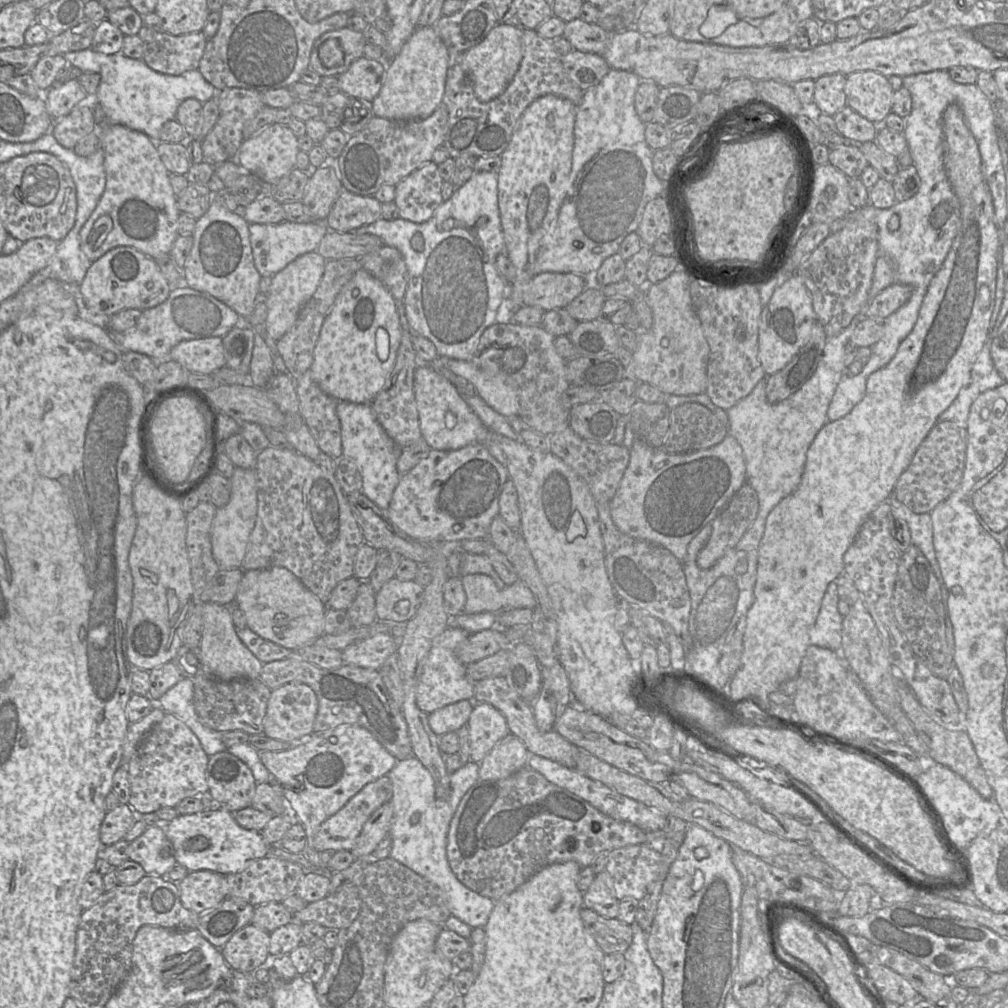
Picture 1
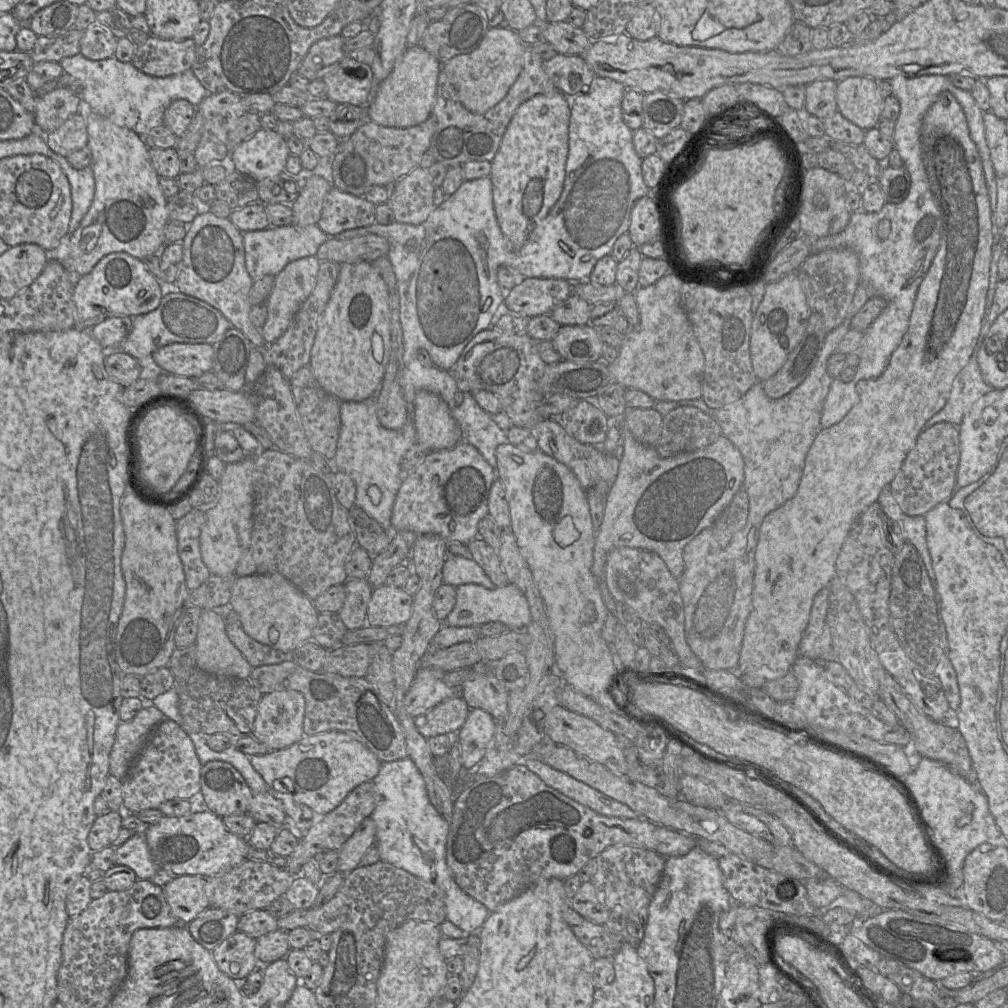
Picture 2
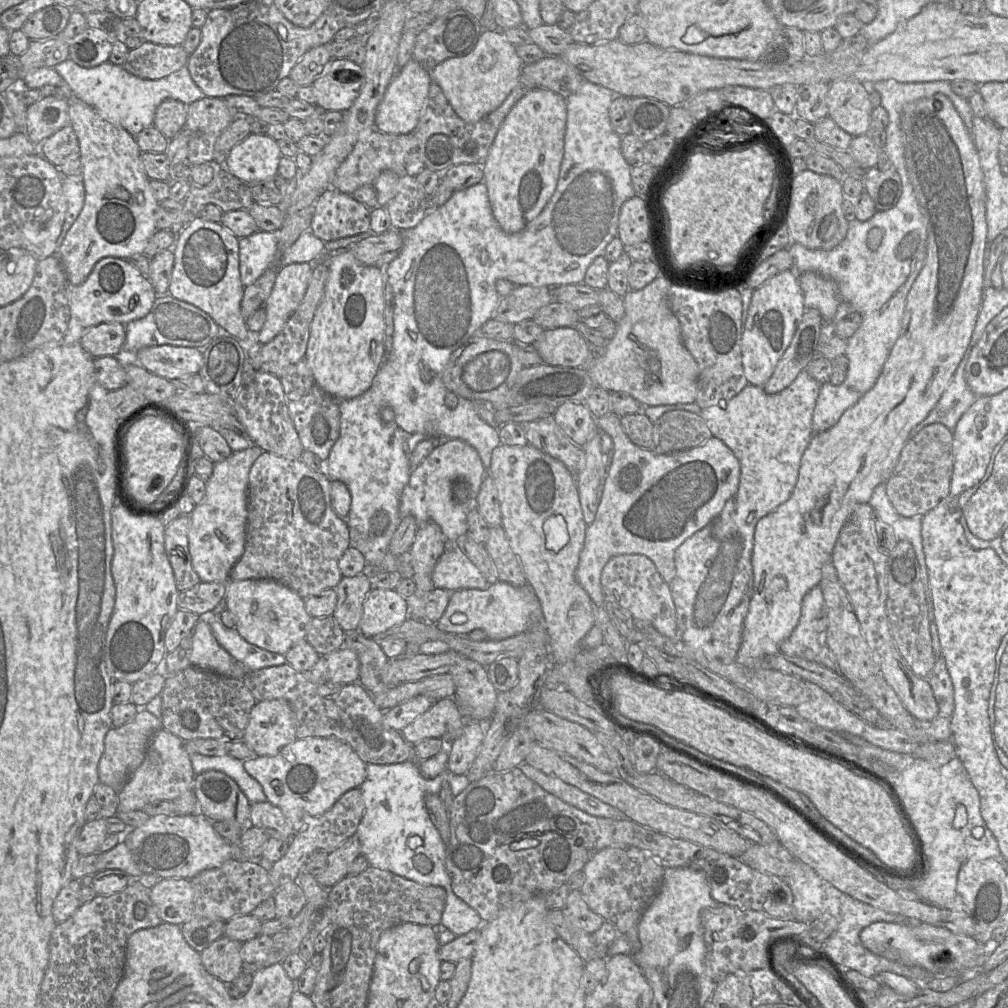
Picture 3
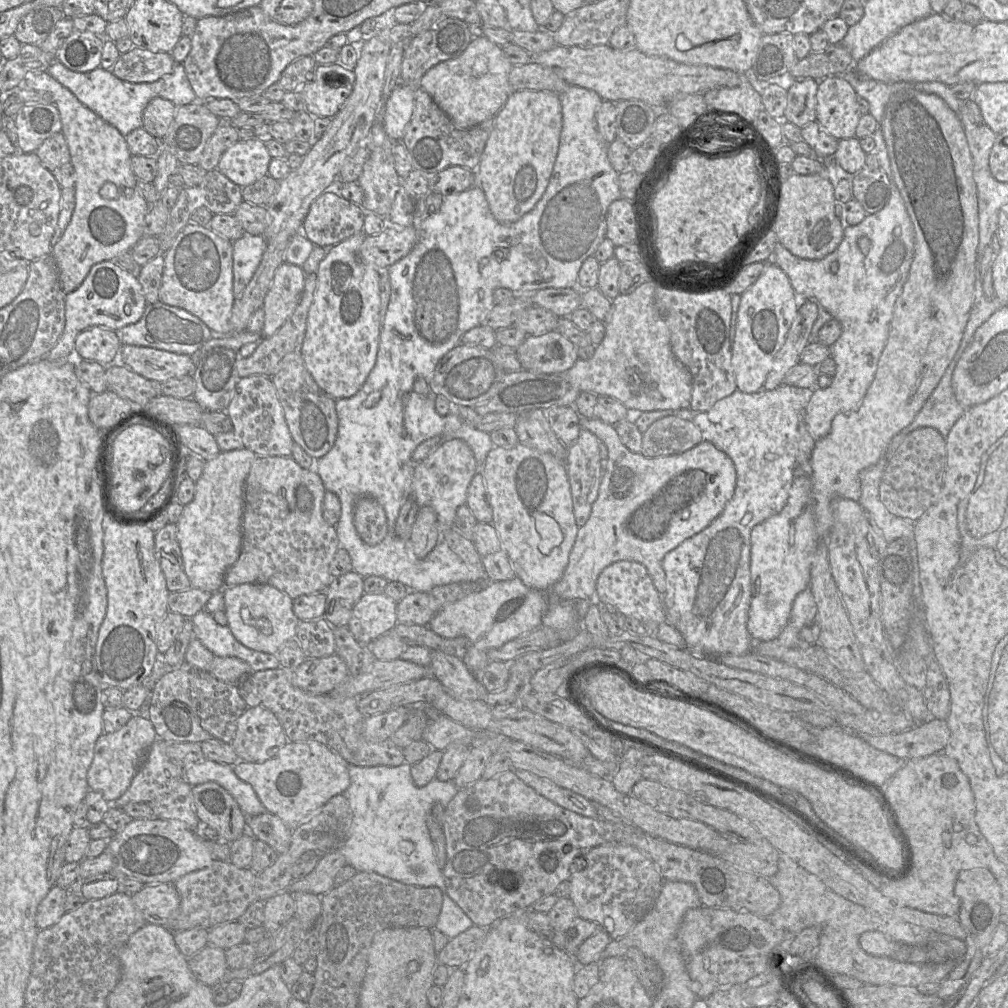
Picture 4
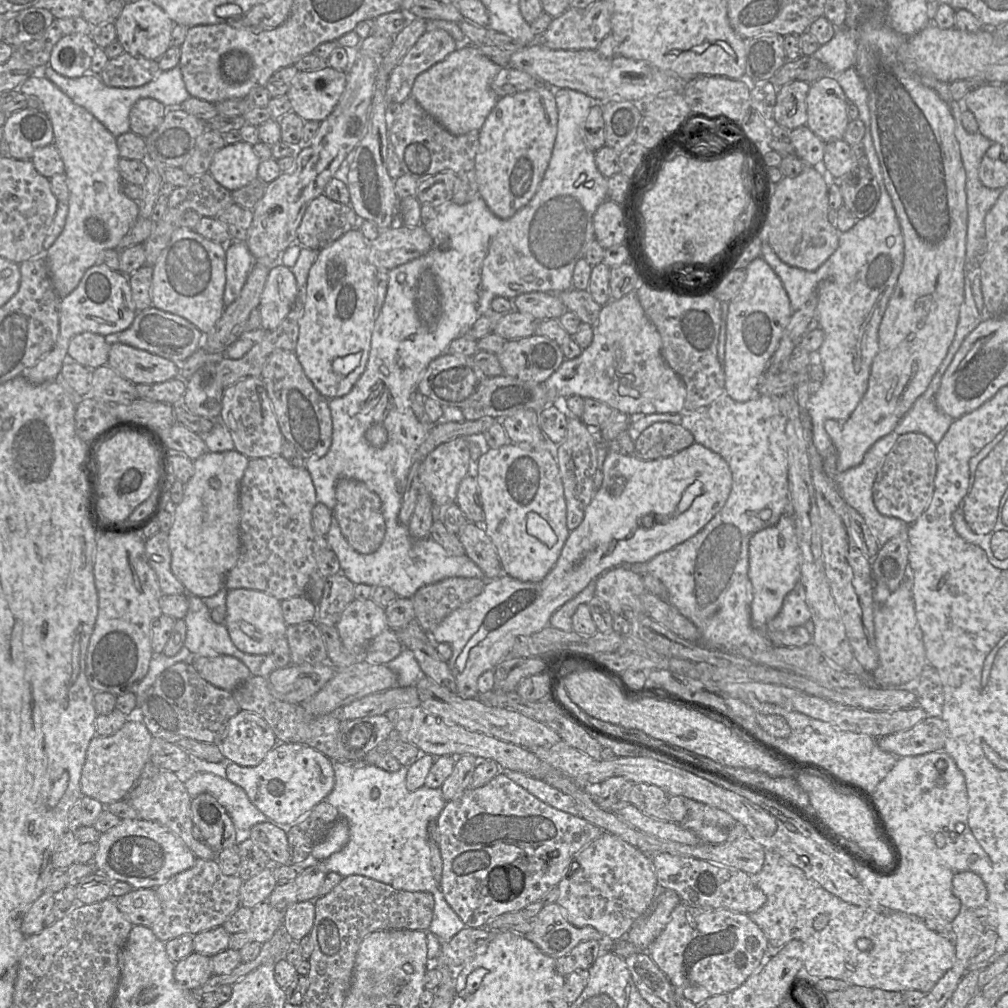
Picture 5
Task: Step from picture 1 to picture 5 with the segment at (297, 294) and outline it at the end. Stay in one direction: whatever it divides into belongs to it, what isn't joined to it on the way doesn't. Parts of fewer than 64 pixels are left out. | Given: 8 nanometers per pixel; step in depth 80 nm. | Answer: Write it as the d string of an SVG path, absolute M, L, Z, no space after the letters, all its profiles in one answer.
M282 264L271 268L258 307L261 327L267 332L275 330L291 311L297 294L298 286L291 268Z

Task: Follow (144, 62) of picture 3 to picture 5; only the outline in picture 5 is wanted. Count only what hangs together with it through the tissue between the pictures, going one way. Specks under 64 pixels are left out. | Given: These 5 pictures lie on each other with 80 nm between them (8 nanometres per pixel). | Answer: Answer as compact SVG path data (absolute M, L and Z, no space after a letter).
M124 52L109 59L98 75L108 87L134 88L152 81L160 72L157 60Z

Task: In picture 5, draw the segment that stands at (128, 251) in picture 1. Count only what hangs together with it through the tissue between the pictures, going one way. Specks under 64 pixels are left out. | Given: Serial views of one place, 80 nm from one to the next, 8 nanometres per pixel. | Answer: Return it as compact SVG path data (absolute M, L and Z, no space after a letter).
M105 264L90 267L77 287L60 302L59 333L55 344L34 366L24 369L20 375L33 384L55 380L63 364L68 360L67 352L71 339L84 332L104 337L127 329L137 315L128 276L110 269Z

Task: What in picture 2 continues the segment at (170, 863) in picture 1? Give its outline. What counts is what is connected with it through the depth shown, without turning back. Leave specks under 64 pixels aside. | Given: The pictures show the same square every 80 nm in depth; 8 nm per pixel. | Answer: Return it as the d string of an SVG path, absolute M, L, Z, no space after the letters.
M145 832L134 833L130 839L116 848L115 865L131 868L137 878L150 879L159 868L150 854Z

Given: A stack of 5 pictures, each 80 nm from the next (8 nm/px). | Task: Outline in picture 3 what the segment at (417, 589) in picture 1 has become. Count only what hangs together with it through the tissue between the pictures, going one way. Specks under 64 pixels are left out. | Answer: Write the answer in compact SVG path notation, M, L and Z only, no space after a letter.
M371 589L364 604L358 631L365 637L374 636L401 624L409 617L408 600L393 589Z

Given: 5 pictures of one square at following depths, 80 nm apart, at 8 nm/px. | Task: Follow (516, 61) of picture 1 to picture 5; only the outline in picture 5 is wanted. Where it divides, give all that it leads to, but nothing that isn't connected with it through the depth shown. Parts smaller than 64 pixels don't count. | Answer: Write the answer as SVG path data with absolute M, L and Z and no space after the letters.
M461 43L456 51L415 79L411 96L451 134L479 132L499 99L491 89L491 82L501 69L502 66L483 55L477 46Z

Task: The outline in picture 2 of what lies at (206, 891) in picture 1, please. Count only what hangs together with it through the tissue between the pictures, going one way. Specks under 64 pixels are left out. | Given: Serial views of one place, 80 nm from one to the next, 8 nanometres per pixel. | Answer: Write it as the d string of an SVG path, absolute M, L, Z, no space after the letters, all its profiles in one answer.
M182 875L173 878L163 886L171 911L182 925L187 925L210 907L204 892L205 883L204 876Z

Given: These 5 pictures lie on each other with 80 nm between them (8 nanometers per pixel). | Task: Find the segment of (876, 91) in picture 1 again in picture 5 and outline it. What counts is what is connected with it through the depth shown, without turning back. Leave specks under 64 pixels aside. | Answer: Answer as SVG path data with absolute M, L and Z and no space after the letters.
M834 77L810 83L806 126L825 143L843 139L850 122L847 97Z

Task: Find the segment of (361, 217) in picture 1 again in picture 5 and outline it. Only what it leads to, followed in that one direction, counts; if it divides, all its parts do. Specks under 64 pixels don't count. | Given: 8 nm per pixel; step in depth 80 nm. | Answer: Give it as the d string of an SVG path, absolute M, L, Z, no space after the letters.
M321 194L313 199L306 208L296 231L296 242L302 248L320 250L332 244L346 232L356 229L359 219L350 204L333 201Z

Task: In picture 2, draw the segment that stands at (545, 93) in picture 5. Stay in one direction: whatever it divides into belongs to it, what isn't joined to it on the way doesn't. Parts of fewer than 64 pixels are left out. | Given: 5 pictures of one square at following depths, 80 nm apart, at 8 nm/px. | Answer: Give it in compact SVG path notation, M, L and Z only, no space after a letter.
M560 92L539 94L525 101L513 115L502 138L500 147L491 161L490 179L493 204L501 232L509 245L519 250L532 231L546 218L561 196L568 155L570 99Z

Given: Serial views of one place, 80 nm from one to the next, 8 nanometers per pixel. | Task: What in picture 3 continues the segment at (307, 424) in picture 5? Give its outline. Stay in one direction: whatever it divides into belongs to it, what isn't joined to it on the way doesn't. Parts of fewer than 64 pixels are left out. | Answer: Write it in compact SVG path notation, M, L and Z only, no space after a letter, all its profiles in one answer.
M305 360L294 366L287 375L279 378L290 417L304 450L311 451L322 461L326 461L340 436L339 401L318 386Z

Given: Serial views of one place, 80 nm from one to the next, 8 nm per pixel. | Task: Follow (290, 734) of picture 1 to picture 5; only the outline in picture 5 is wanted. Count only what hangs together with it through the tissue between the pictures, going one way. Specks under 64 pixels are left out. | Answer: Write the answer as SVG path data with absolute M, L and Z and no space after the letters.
M240 710L230 719L227 735L219 743L227 762L245 767L258 765L277 744L265 719L247 710Z

